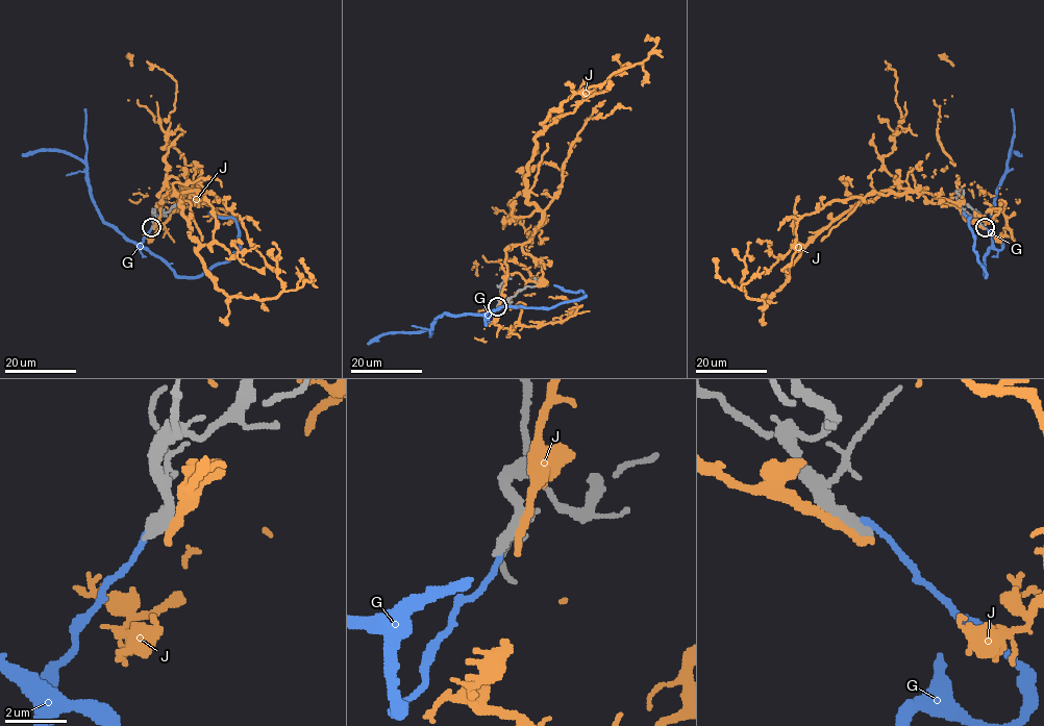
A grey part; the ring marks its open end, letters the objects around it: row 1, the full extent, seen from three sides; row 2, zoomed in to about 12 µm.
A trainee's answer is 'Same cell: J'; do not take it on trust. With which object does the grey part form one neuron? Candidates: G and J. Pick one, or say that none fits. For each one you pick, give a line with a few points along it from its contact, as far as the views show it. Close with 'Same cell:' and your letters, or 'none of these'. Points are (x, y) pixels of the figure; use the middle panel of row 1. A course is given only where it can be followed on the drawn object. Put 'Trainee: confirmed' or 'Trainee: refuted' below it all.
Same cell: none of these
Trainee: refuted

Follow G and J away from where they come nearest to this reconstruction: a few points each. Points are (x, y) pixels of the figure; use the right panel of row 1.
G: (985, 227), (1002, 247), (991, 248), (985, 254), (986, 276), (973, 250), (970, 218), (963, 213)
J: (980, 226), (922, 189), (881, 191), (823, 227), (760, 300), (722, 281), (714, 257)

